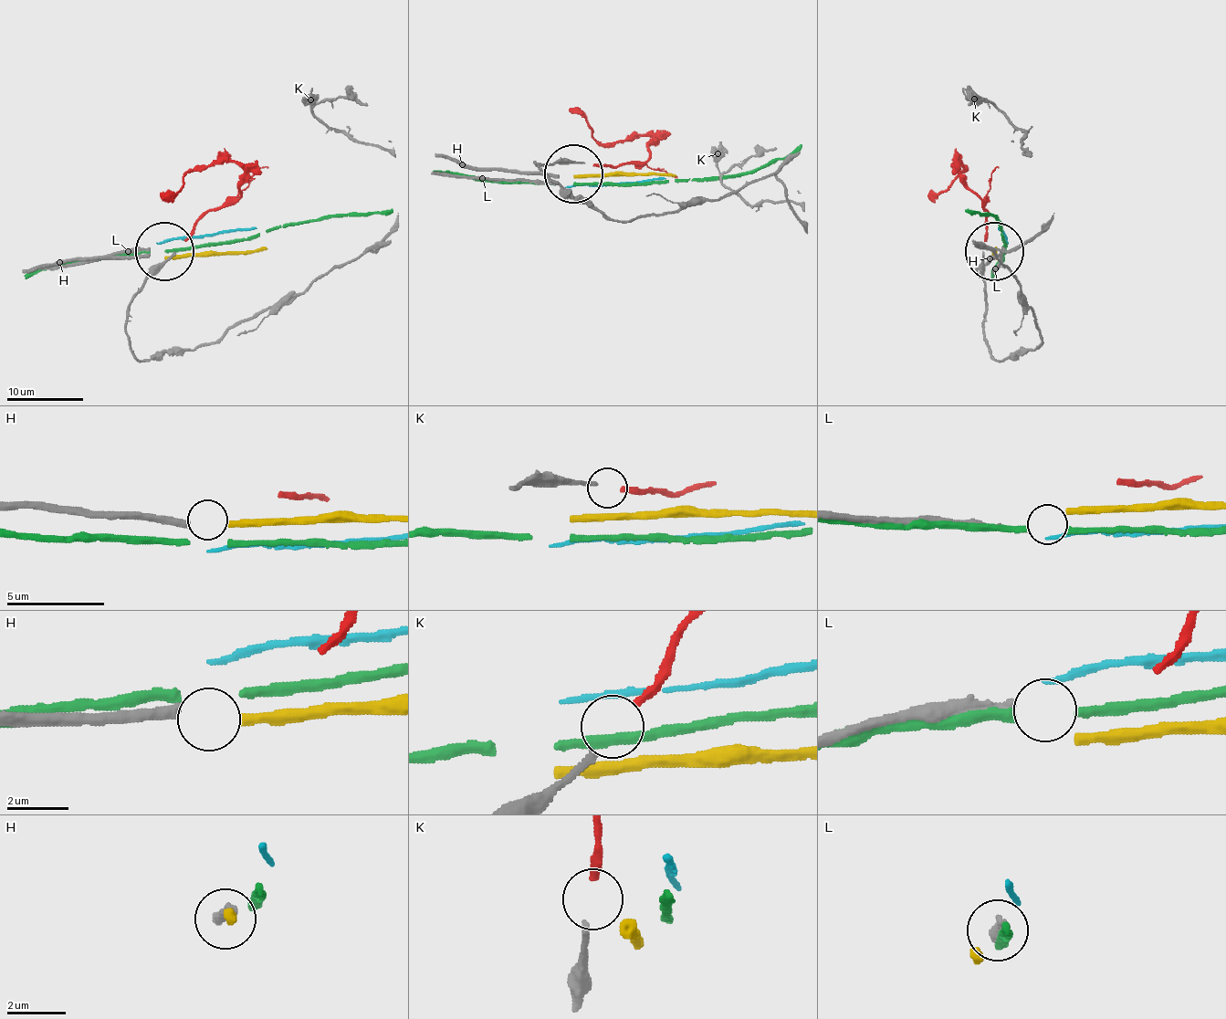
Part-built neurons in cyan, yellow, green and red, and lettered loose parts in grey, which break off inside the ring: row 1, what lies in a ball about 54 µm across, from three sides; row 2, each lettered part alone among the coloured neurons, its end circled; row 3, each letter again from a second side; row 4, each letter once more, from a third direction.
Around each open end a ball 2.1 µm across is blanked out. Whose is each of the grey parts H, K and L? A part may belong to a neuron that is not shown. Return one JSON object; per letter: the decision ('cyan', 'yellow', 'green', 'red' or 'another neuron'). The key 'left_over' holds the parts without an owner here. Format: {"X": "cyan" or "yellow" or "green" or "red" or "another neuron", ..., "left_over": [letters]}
{"H": "another neuron", "K": "red", "L": "another neuron", "left_over": ["H", "L"]}

